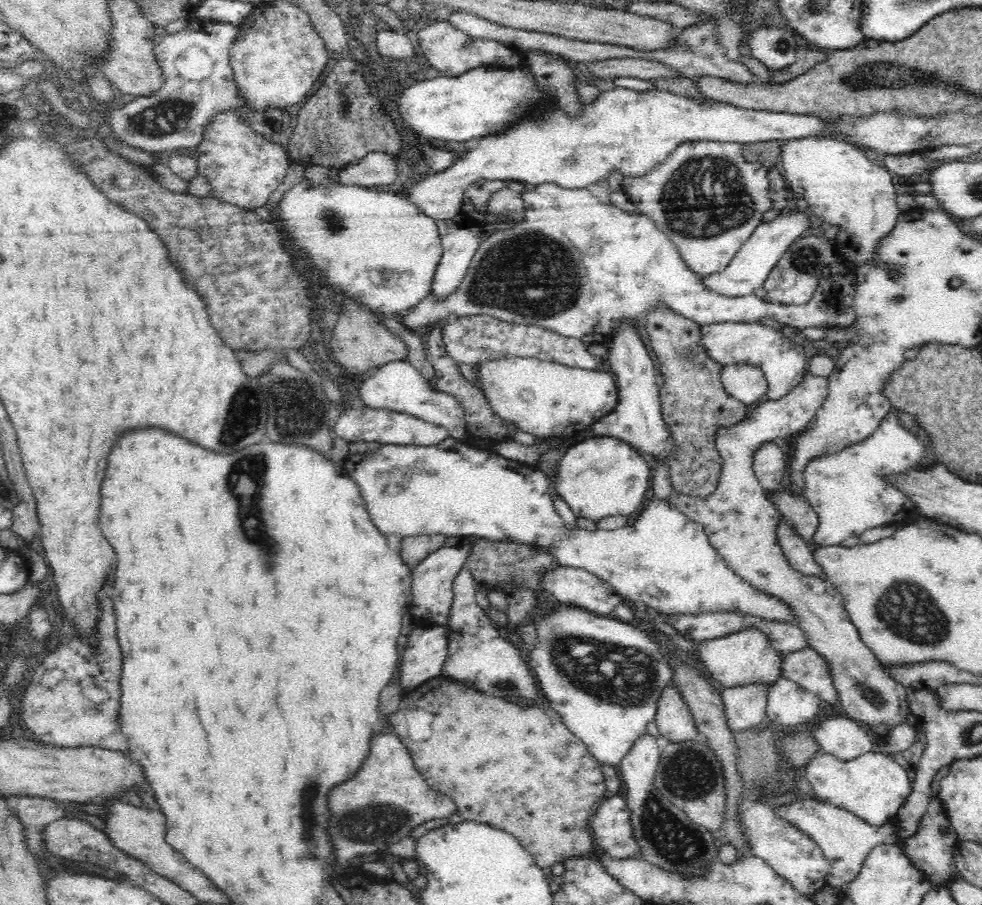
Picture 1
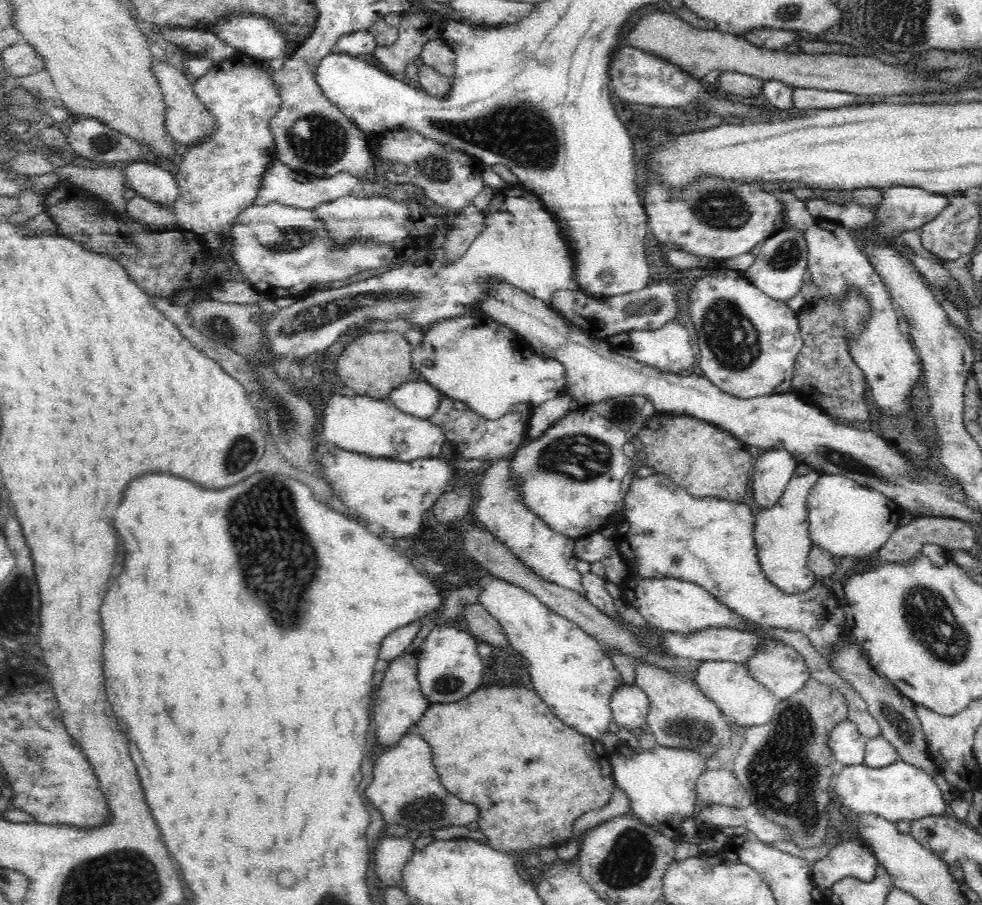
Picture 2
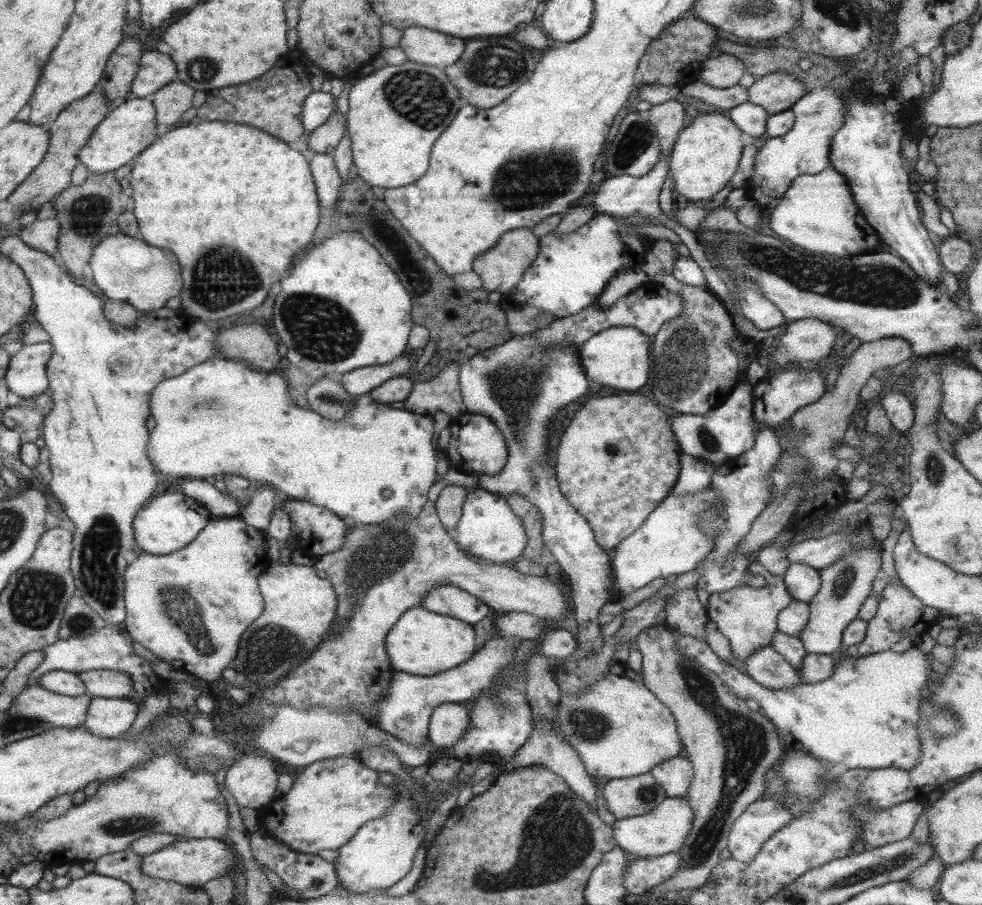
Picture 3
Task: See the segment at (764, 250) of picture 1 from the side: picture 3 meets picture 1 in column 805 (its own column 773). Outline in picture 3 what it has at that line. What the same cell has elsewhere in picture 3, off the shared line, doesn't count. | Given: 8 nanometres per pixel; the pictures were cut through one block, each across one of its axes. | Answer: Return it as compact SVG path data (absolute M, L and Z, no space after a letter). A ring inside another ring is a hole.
M824 169L816 174L796 177L770 209L770 230L794 245L798 250L817 253L818 255L835 255L842 259L874 252L881 248L883 240L878 232L858 214L854 206L853 194L846 178L836 170Z

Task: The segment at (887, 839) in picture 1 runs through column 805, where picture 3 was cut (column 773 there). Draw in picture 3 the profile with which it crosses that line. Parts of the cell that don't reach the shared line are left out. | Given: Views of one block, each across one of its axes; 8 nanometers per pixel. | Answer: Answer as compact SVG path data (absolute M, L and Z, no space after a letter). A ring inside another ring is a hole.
M776 800L752 802L734 821L730 831L727 848L732 858L742 862L752 861L766 840L784 828L794 813L794 809L788 810Z

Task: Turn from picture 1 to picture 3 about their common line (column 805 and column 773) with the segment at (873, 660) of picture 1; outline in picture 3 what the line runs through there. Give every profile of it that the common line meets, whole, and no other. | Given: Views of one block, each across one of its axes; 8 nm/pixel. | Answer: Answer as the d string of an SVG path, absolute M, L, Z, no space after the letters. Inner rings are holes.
M820 367L812 370L793 368L778 374L770 373L768 380L753 385L754 418L773 429L774 426L786 422L800 408L816 403L824 395L825 388ZM758 561L750 563L748 571L764 577L765 584L760 588L754 588L750 584L740 584L736 588L711 594L707 607L709 619L716 623L720 632L730 640L732 654L744 662L750 658L752 652L772 643L772 637L778 629L776 622L778 613L786 608L793 599L788 594L783 575L770 574Z

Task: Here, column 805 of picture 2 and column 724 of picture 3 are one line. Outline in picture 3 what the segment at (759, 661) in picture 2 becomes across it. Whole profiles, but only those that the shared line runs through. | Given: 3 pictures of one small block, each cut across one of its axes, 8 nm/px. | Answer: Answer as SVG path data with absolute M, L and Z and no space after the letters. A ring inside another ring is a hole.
M674 631L676 646L682 656L693 660L702 667L714 672L724 686L728 686L742 700L756 700L761 712L771 720L777 728L785 750L802 751L816 759L827 763L842 763L848 769L868 771L873 769L902 769L910 770L919 762L920 744L918 741L918 721L920 719L921 690L926 689L926 681L934 671L926 654L916 647L909 651L875 652L863 657L848 657L844 653L836 655L834 671L826 680L804 684L788 690L770 689L757 683L748 674L740 672L730 663L718 656L707 641L700 637L685 635Z

